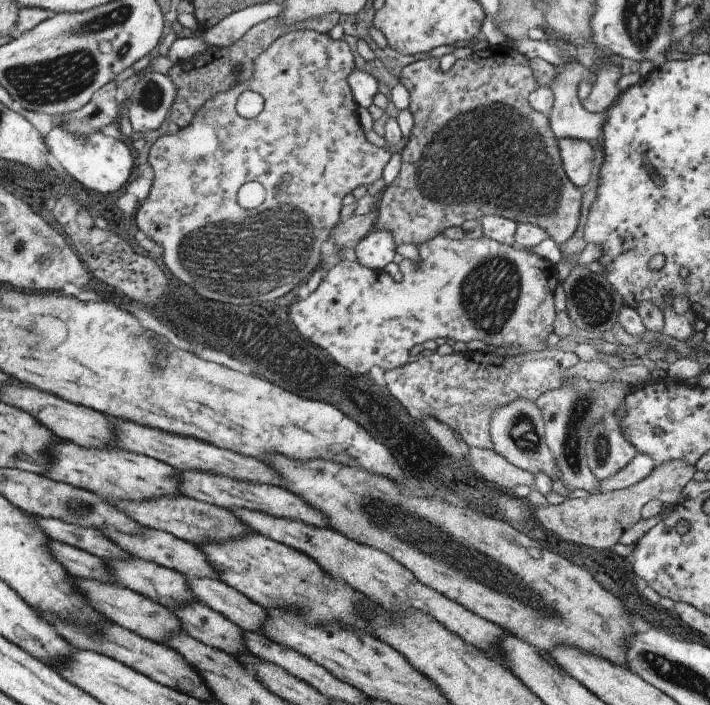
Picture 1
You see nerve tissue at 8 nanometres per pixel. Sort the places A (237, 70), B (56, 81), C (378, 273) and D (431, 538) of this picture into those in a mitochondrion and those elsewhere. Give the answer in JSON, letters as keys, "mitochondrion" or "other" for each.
{"A":"mitochondrion","B":"mitochondrion","C":"other","D":"mitochondrion"}

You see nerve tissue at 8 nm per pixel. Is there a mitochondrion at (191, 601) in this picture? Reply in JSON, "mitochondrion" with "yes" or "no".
{"mitochondrion":"no"}

